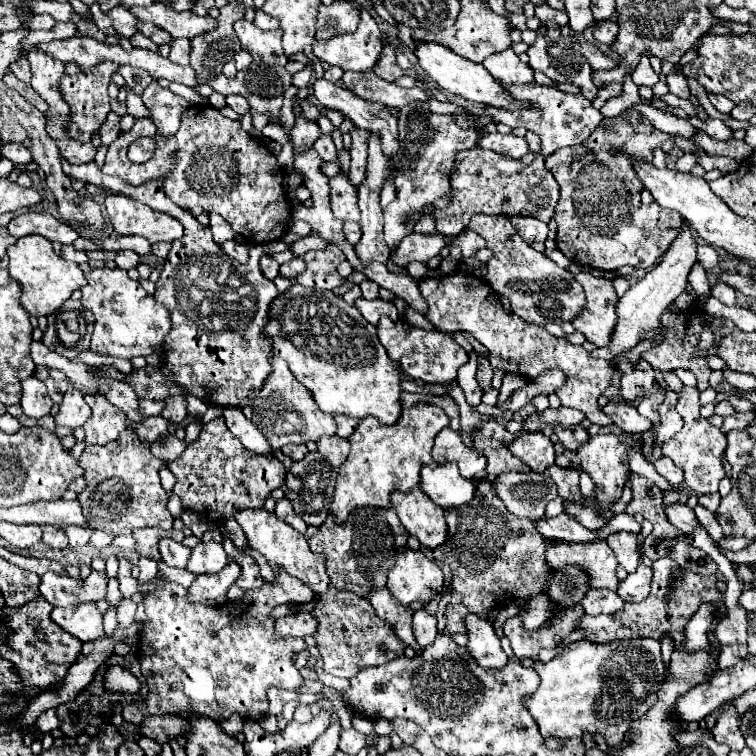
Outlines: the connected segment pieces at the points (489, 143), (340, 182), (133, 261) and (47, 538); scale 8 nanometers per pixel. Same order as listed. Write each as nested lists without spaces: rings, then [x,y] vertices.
[[[486,134],[480,142],[480,146],[488,148],[488,150],[494,150],[502,156],[508,156],[508,158],[522,158],[524,154],[528,154],[528,144],[524,138],[516,138],[514,134]]]
[[[338,174],[330,178],[330,206],[336,218],[340,220],[360,220],[358,210],[358,192],[356,186],[350,184],[350,180],[344,174]]]
[[[122,250],[122,252],[118,252],[118,256],[116,256],[114,262],[116,262],[118,268],[130,270],[130,268],[136,268],[136,266],[138,266],[140,256],[138,256],[136,252],[132,252],[132,250]]]
[[[42,526],[42,540],[44,544],[48,544],[50,548],[58,548],[58,550],[64,550],[68,548],[68,536],[64,534],[62,528],[56,528],[56,526]]]

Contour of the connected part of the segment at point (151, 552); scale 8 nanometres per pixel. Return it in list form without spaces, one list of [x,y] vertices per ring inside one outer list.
[[[140,528],[134,532],[136,536],[136,542],[138,542],[138,548],[136,552],[140,556],[146,556],[146,558],[152,558],[152,560],[160,560],[160,550],[158,550],[158,542],[162,538],[172,538],[176,542],[182,542],[184,534],[178,532],[178,530],[160,530],[160,528]]]

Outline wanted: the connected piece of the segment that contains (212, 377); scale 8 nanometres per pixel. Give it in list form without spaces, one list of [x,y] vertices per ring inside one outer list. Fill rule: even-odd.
[[[62,158],[62,168],[74,180],[104,188],[112,196],[118,194],[148,206],[154,204],[156,210],[164,210],[184,224],[184,236],[172,242],[172,250],[164,262],[154,292],[154,298],[164,302],[172,320],[172,330],[162,344],[162,366],[146,364],[144,368],[134,370],[132,376],[128,376],[128,384],[140,398],[148,400],[164,400],[168,396],[168,388],[178,384],[206,404],[238,408],[252,406],[264,386],[264,380],[272,372],[268,340],[260,338],[260,326],[264,326],[270,302],[278,294],[274,282],[260,272],[258,262],[264,254],[262,246],[256,244],[250,248],[250,260],[246,264],[224,256],[214,242],[210,228],[202,226],[194,214],[180,208],[164,194],[166,176],[132,186],[122,178],[104,174],[96,162],[76,166]]]

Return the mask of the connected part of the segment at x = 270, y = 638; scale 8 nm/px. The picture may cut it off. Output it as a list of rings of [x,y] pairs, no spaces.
[[[278,570],[278,574],[274,576],[274,580],[264,580],[264,584],[260,588],[254,588],[254,590],[244,590],[244,596],[236,602],[226,602],[222,606],[204,606],[204,604],[192,604],[188,602],[188,594],[186,594],[186,588],[180,586],[180,584],[174,584],[174,582],[164,582],[164,588],[162,590],[156,590],[154,594],[148,594],[144,598],[144,606],[146,606],[146,616],[148,616],[148,624],[144,626],[144,636],[140,636],[138,640],[138,658],[140,658],[140,666],[142,666],[142,676],[146,678],[146,684],[148,684],[148,694],[144,698],[144,702],[138,706],[128,706],[124,710],[124,720],[132,722],[132,724],[138,724],[142,722],[146,716],[154,716],[154,714],[180,714],[180,712],[200,712],[200,714],[206,714],[210,716],[212,720],[220,722],[220,720],[226,720],[230,718],[234,712],[240,714],[240,718],[244,720],[254,720],[254,722],[260,722],[268,716],[268,698],[266,698],[266,690],[268,688],[282,688],[282,690],[298,690],[302,684],[304,684],[304,678],[300,676],[300,670],[296,668],[294,664],[294,654],[298,652],[304,652],[308,650],[306,642],[304,640],[288,640],[288,638],[280,638],[278,632],[276,632],[276,618],[272,618],[272,610],[280,604],[288,604],[288,602],[310,602],[314,598],[314,592],[304,584],[300,582],[298,578],[294,576],[288,576],[284,570]]]

